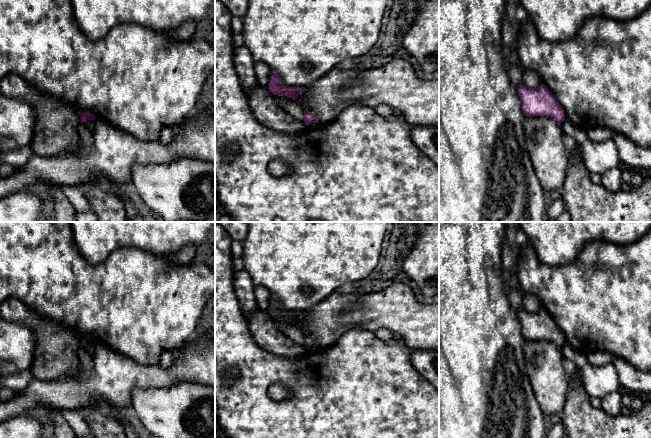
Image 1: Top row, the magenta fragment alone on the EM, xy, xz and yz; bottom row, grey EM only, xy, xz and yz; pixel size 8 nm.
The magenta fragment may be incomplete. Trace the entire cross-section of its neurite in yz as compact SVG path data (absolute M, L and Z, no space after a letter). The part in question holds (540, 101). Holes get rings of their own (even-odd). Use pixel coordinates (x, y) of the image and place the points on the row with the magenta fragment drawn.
M521 85L517 90L524 116L547 116L560 124L565 120L563 108L546 85L535 89Z

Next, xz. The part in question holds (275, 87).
M272 75L269 78L268 89L273 95L289 96L296 101L299 93L304 91L305 87L289 87L282 85L280 77L277 75Z

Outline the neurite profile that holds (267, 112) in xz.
M257 85L247 95L255 119L264 127L286 134L298 134L306 128L304 121L294 118L277 104L268 88Z

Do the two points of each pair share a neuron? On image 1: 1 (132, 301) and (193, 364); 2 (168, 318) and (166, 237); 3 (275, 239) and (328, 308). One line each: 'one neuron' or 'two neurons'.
1: two neurons
2: two neurons
3: two neurons

